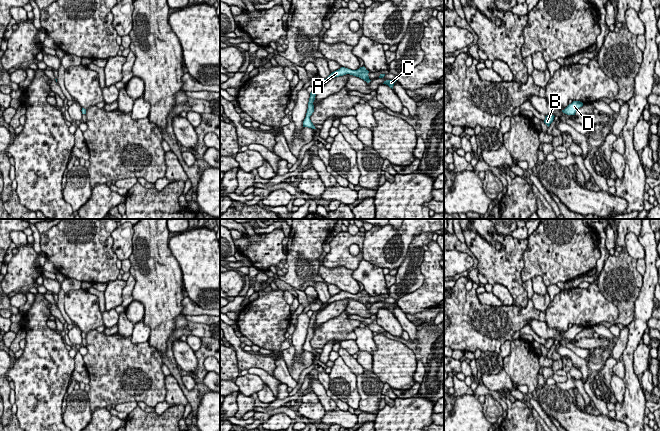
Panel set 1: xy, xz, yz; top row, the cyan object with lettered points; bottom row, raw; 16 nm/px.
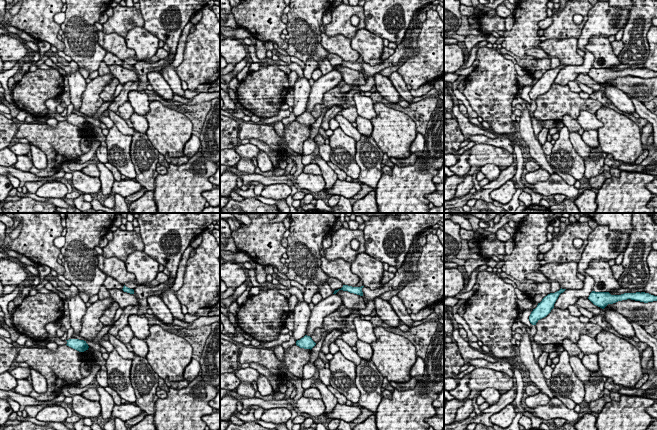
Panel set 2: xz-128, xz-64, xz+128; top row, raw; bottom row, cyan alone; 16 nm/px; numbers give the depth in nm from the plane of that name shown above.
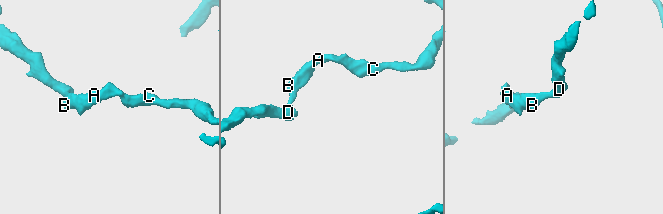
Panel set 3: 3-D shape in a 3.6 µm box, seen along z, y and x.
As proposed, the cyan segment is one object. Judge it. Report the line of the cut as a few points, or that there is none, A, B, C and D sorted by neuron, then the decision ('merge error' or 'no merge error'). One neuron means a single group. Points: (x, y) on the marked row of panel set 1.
cut none; groups A B C D; no merge error

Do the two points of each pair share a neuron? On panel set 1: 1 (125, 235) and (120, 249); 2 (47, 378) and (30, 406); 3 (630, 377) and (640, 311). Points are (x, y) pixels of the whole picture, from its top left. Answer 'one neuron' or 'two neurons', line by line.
1: one neuron
2: one neuron
3: one neuron

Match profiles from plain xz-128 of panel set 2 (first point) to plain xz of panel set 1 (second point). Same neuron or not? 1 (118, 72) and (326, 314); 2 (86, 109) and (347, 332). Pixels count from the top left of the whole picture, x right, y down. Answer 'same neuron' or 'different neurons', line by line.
1: different neurons
2: different neurons

